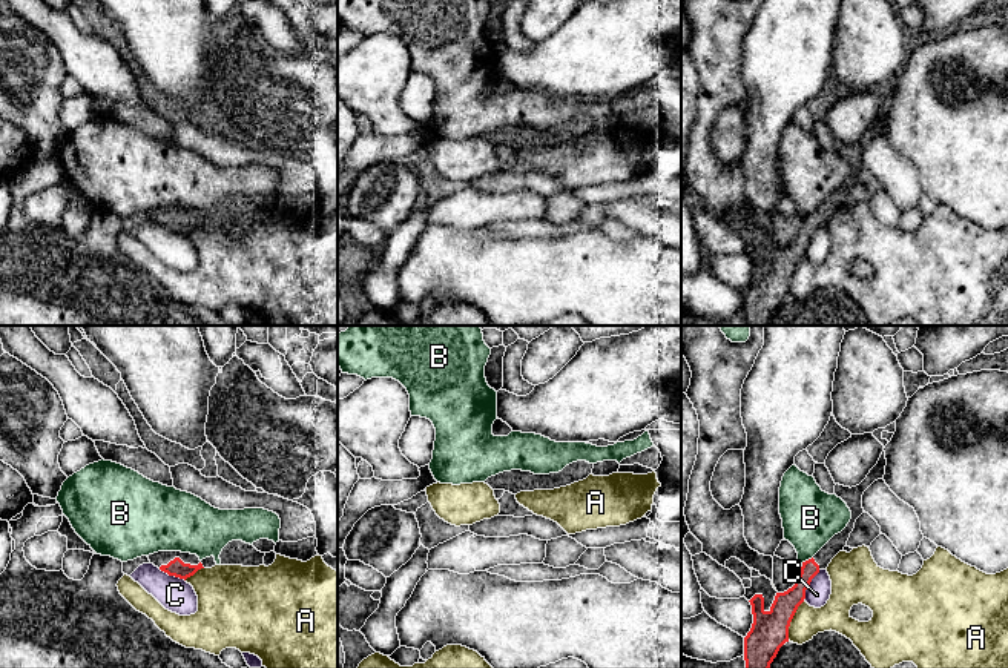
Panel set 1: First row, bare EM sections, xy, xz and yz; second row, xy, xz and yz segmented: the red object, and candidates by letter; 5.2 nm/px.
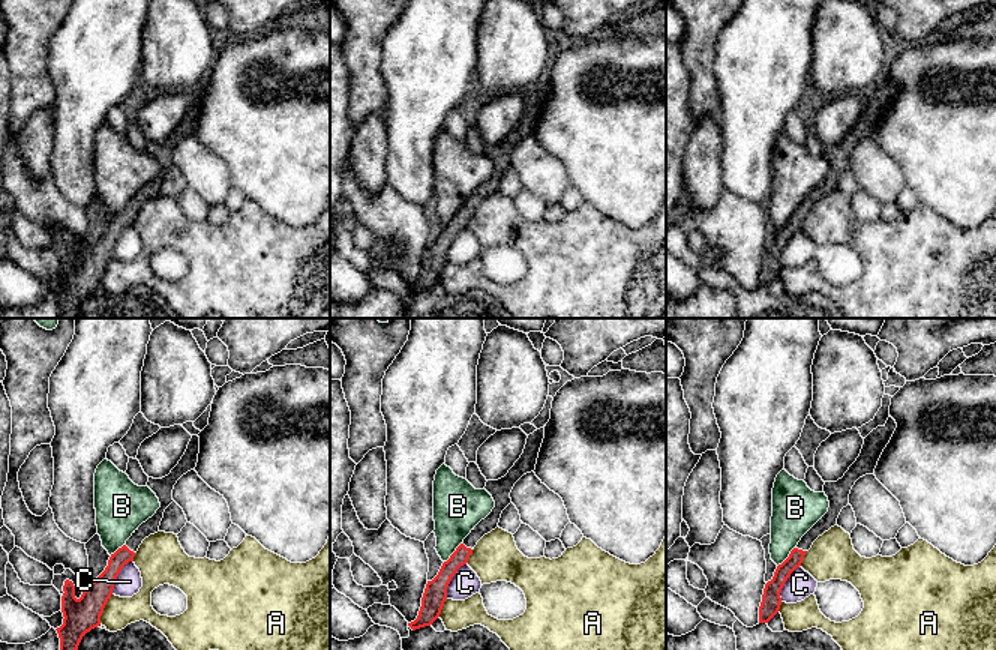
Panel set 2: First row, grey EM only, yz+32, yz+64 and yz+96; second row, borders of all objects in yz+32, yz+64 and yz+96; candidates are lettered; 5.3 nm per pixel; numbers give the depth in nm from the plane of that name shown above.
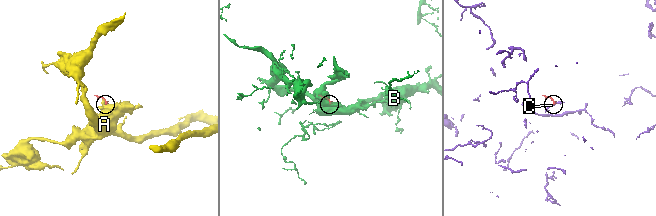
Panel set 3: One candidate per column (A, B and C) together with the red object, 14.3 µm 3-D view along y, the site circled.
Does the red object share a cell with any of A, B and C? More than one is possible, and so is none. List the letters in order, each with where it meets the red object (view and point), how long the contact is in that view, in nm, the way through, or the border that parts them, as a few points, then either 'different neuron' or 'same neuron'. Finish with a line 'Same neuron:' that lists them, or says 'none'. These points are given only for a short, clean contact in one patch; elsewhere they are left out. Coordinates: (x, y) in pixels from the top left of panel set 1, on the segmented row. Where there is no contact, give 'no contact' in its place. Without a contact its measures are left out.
A: contact yz (790, 621); length 220 nm; different neuron
B: contact yz (806, 561); length 70 nm; border yz (812, 556), (801, 562); different neuron
C: contact yz (809, 584); length 180 nm; different neuron
Same neuron: none

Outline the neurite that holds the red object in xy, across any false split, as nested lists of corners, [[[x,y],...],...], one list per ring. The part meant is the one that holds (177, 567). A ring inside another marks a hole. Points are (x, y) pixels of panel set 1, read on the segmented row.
[[[158,551],[147,557],[150,564],[158,567],[161,571],[184,580],[201,568],[212,568],[216,565],[213,556],[201,561],[196,554],[181,551]]]

